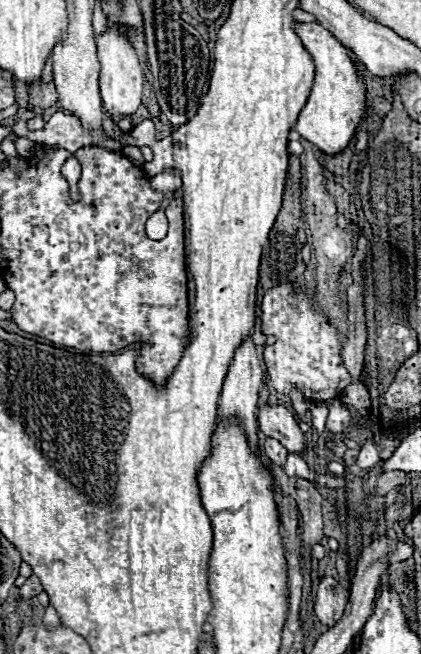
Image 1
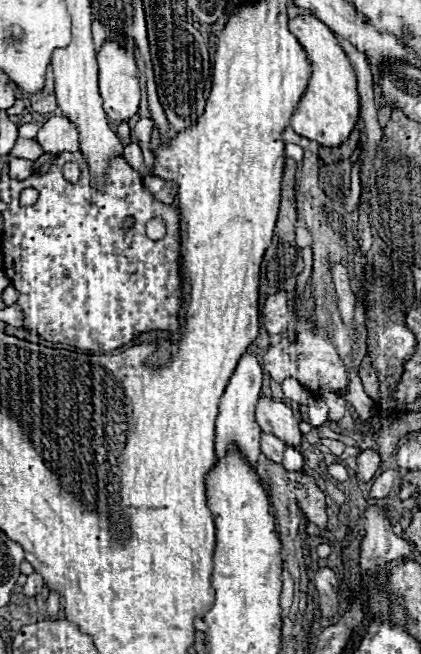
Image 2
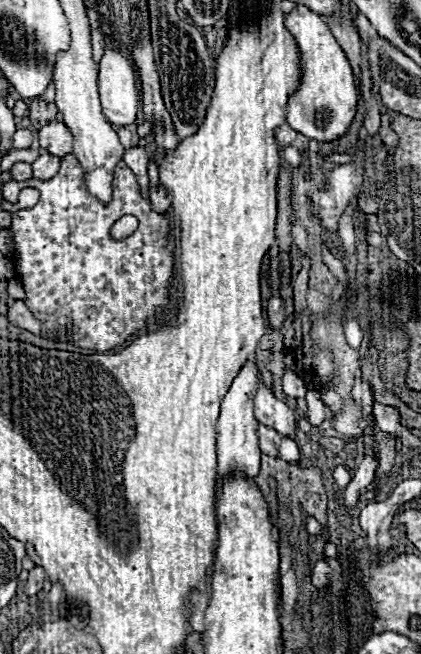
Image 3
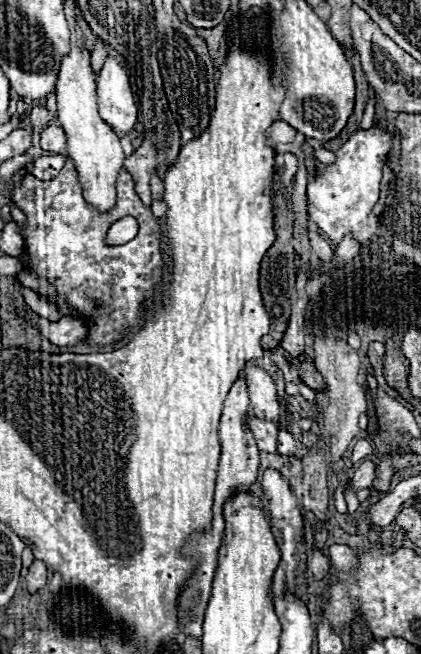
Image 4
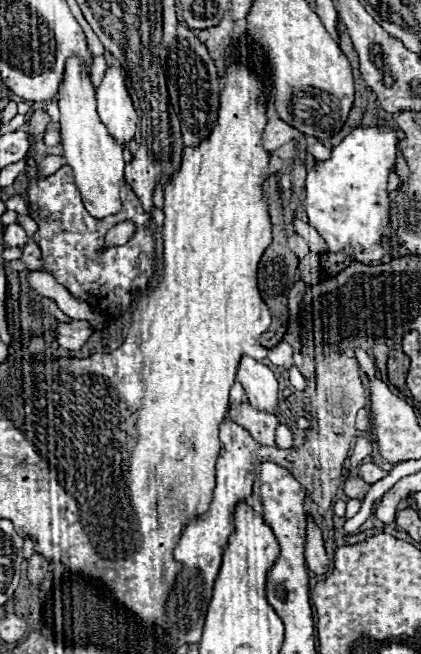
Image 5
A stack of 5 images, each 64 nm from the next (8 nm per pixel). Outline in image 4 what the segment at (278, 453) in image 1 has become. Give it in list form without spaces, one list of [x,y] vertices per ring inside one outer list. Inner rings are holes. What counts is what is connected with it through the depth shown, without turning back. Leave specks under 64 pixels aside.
[[[252,416],[248,420],[254,436],[256,436],[256,442],[258,442],[258,448],[264,450],[264,452],[270,452],[274,454],[276,452],[276,444],[278,444],[278,424],[274,422],[266,422],[266,420],[258,420],[256,416]]]

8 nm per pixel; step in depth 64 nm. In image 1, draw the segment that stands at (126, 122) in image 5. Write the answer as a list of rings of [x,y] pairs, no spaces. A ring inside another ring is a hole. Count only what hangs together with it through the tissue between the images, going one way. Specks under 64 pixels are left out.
[[[106,28],[98,38],[98,58],[100,58],[100,94],[102,104],[112,116],[130,116],[138,110],[142,100],[144,74],[136,56],[136,50],[130,46],[128,38],[118,28]]]

